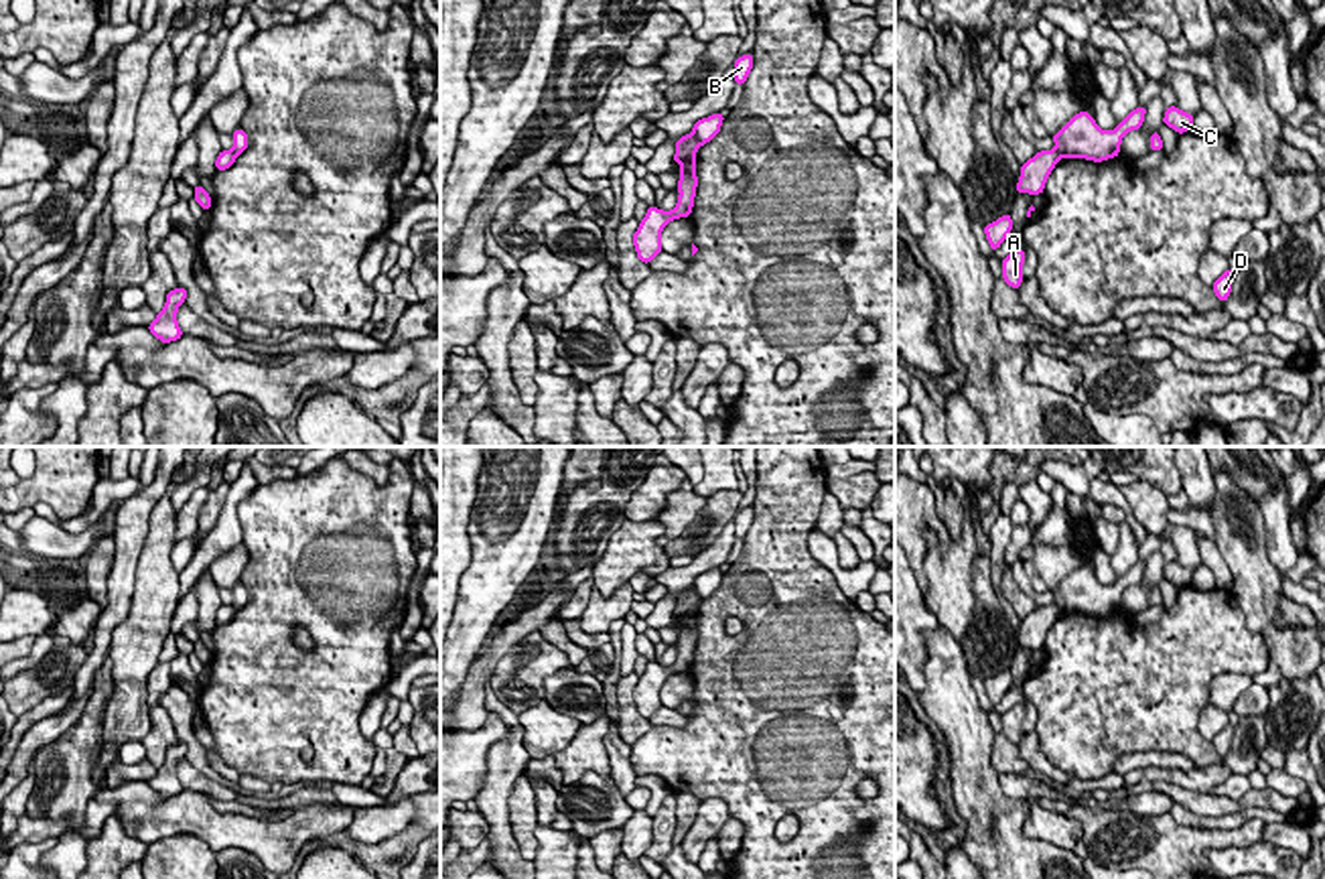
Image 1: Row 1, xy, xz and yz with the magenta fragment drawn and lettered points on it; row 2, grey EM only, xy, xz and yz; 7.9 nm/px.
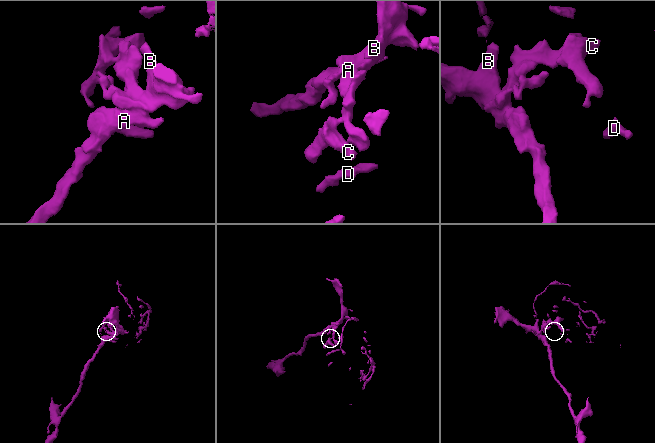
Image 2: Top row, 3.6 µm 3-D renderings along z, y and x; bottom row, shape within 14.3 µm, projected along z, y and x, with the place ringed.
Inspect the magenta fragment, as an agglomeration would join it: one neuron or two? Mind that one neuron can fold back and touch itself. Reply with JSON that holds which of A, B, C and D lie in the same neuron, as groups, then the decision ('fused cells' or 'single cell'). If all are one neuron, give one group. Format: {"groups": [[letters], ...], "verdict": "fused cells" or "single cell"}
{"groups": [["A", "B", "C"], ["D"]], "verdict": "fused cells"}

